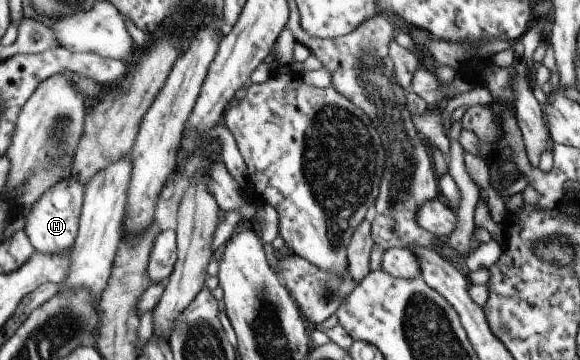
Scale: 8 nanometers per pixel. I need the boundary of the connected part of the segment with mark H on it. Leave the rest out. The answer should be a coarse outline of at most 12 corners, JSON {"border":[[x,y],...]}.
{"border":[[74,176],[46,191],[25,216],[38,251],[74,246],[84,185]]}

